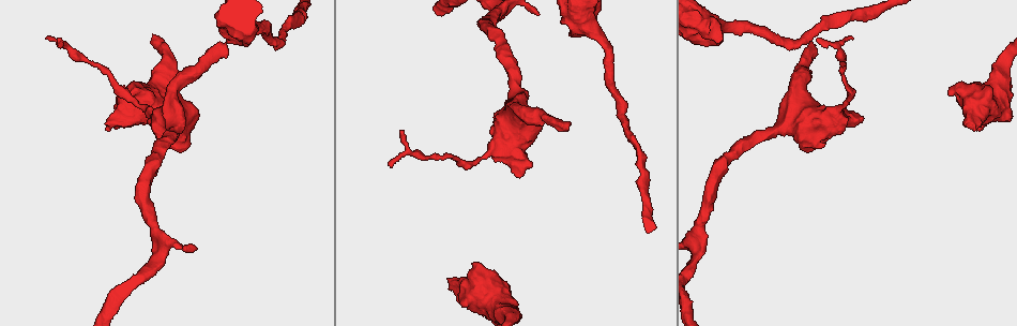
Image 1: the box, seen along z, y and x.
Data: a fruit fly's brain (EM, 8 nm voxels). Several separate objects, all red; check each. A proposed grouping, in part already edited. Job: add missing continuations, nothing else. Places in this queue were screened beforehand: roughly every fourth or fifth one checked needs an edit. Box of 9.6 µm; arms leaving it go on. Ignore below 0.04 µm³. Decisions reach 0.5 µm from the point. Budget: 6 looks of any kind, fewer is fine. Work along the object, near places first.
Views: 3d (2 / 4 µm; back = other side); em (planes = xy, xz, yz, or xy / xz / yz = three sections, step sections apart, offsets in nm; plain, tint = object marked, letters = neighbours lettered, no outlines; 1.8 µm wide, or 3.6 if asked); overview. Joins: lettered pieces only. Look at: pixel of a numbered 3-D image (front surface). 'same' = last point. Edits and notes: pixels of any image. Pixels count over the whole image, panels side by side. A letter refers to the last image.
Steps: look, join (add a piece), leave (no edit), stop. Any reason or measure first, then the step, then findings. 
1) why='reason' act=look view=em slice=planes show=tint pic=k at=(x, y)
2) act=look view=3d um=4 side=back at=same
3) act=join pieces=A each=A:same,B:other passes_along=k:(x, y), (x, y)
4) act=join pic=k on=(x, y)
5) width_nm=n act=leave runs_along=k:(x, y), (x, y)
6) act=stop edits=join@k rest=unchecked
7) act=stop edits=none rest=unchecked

why='branch stops here' act=look view=em slice=planes show=letters pic=1 at=(194, 248)

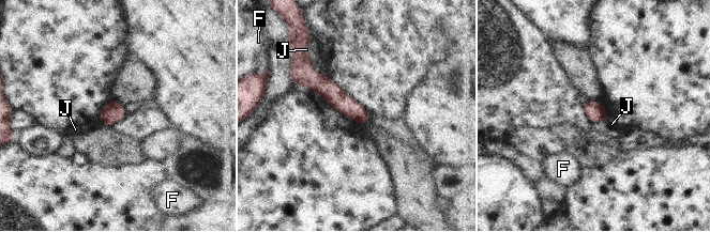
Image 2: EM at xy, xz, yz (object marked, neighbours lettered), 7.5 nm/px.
width_nm=140 act=leave each=F:other,J:other border=2:(101, 118), (105, 124) found='none of them fits'

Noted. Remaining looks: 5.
why='long arm stops here' act=look view=em slice=planes show=plain pic=1 at=(811, 47)

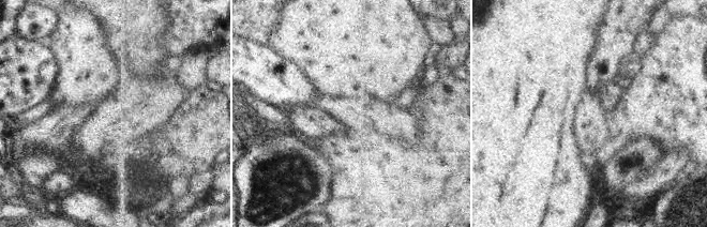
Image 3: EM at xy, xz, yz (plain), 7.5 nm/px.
why='see the neighbours' act=look view=em slice=planes show=letters at=same

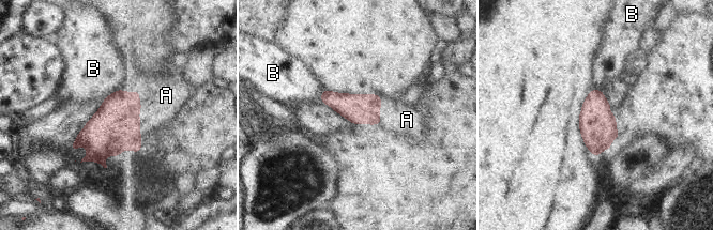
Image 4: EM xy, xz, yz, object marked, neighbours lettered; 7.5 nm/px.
width_nm=220 act=join pieces=A each=A:same,B:other passes_along=4:(360, 109), (380, 105), (407, 120) found='the neuron continues'

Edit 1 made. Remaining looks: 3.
act=look view=3d um=4 pic=1 at=(967, 126)

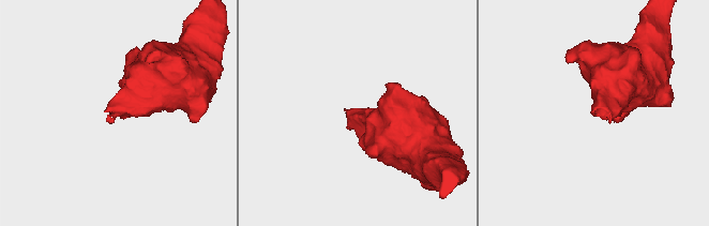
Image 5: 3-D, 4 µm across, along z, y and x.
act=look view=em slice=planes show=letters pic=5 at=(346, 109)

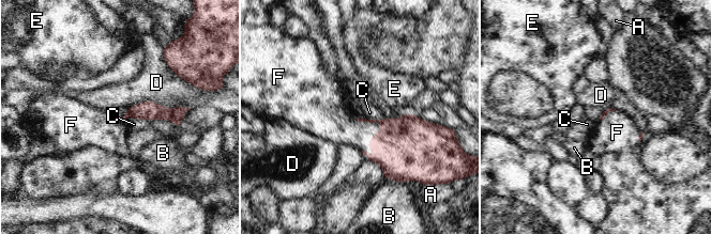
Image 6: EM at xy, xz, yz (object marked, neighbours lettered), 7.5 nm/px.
act=join pieces=F each=A:other,B:other,C:other,D:other,E:other,F:same passes_along=6:(406, 146), (376, 133), (343, 129) found='it goes on there'

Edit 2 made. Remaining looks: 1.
act=stop edits=join@4,join@6 rest=unchecked

